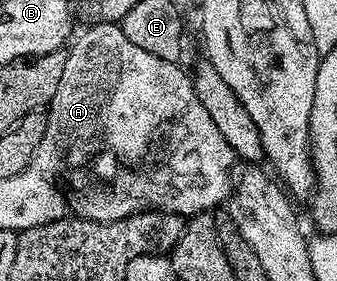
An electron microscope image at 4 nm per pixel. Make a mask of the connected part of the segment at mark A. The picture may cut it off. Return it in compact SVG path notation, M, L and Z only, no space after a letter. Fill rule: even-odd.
M97 20L93 24L90 30L83 31L81 35L78 33L68 47L63 64L63 77L60 78L59 88L55 88L55 96L47 107L47 132L43 132L43 140L39 140L39 148L35 148L35 156L31 156L31 164L27 164L27 168L23 168L21 173L23 188L33 190L39 196L43 190L49 190L49 186L53 186L53 190L57 190L55 201L57 206L61 206L59 218L68 218L70 215L81 216L81 206L85 206L89 211L83 216L93 222L114 222L131 214L137 214L140 210L165 210L168 214L192 216L220 207L235 186L234 179L232 177L229 179L235 155L227 140L223 140L219 128L215 128L215 120L211 120L199 96L195 96L192 77L188 73L181 74L180 65L161 62L159 56L151 56L151 52L143 52L143 48L131 44L131 40L127 40L118 23ZM136 58L141 60L141 63L138 64L137 70L133 70L133 61Z

